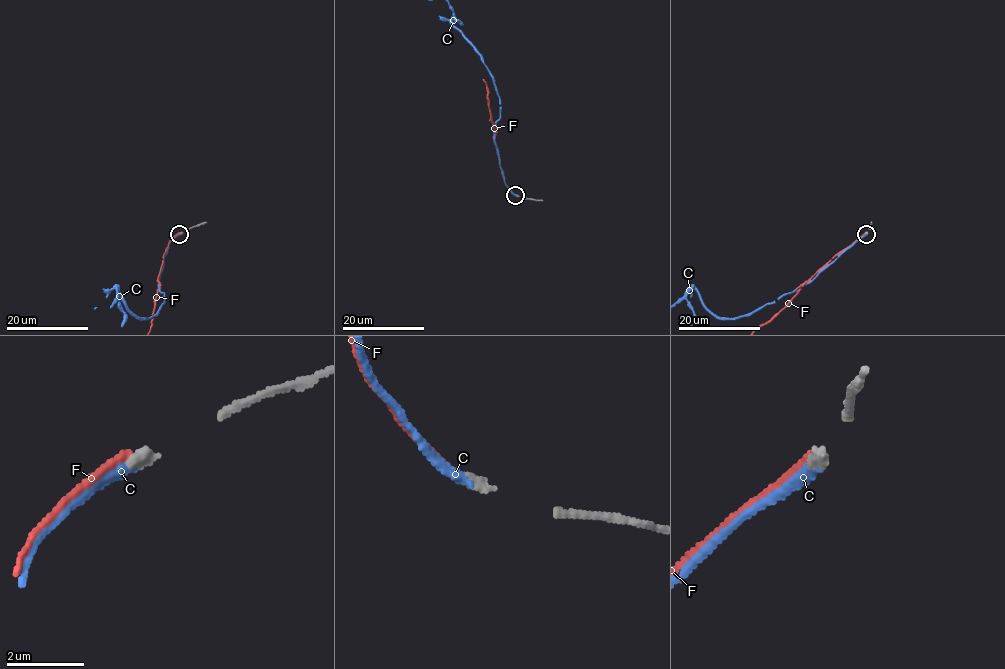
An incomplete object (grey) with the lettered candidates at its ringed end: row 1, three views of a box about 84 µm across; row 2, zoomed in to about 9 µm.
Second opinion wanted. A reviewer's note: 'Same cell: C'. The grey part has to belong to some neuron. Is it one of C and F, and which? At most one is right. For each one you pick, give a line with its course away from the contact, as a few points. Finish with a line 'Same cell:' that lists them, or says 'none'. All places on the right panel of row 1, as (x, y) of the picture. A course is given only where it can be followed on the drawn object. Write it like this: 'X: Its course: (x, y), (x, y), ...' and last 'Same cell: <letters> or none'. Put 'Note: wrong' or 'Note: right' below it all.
Same cell: C
Note: right

